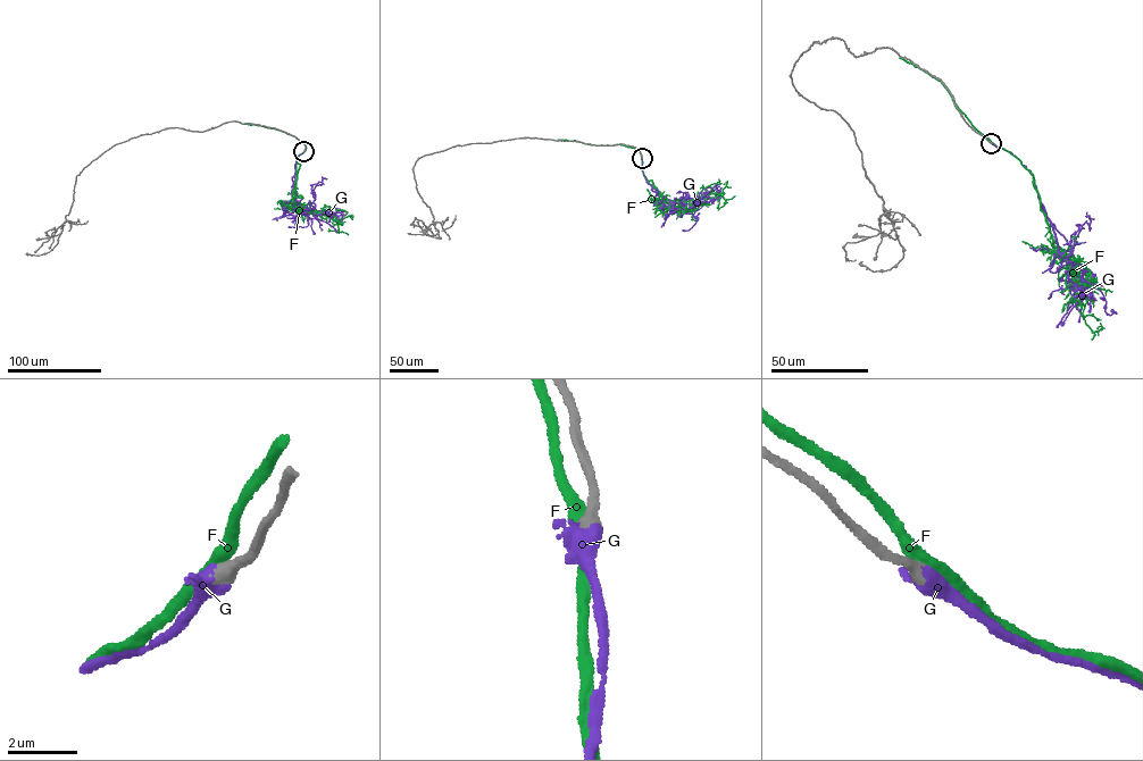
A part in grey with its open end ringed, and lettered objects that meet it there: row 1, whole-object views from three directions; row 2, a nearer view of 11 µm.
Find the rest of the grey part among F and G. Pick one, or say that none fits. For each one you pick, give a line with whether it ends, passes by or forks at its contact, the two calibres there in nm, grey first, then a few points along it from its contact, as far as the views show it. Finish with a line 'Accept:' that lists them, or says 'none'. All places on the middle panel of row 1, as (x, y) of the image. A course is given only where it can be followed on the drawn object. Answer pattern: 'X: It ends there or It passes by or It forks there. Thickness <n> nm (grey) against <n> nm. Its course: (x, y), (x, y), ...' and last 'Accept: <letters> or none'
G: It ends there. Thickness 440 nm (grey) against 700 nm. Its course: (642, 158), (647, 182), (666, 207), (675, 211), (689, 212), (716, 184)
Accept: G

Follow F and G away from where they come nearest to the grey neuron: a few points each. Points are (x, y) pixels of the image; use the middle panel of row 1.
F: (642, 158), (645, 178), (672, 206), (693, 211), (706, 200), (724, 193), (718, 207)
G: (642, 158), (647, 182), (666, 207), (675, 211), (689, 212), (716, 184)

